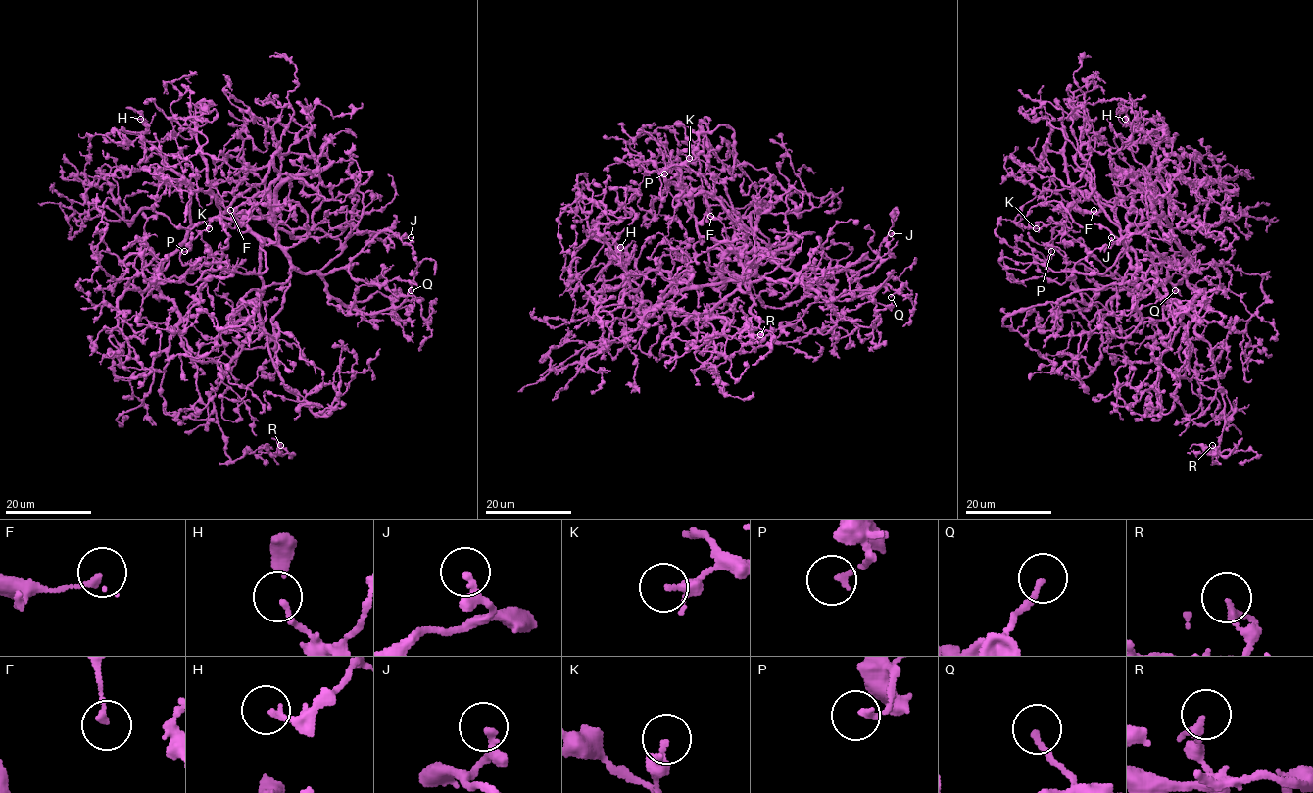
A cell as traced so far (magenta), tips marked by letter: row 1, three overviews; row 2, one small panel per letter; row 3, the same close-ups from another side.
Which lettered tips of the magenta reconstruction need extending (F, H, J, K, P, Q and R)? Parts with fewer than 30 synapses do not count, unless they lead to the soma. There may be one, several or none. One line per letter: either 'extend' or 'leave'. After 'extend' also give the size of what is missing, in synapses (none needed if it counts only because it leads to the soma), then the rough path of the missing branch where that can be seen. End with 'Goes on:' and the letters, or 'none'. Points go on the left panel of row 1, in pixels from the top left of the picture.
F: leave
H: leave
J: leave
K: leave
P: leave
Q: leave
R: leave
Goes on: none

